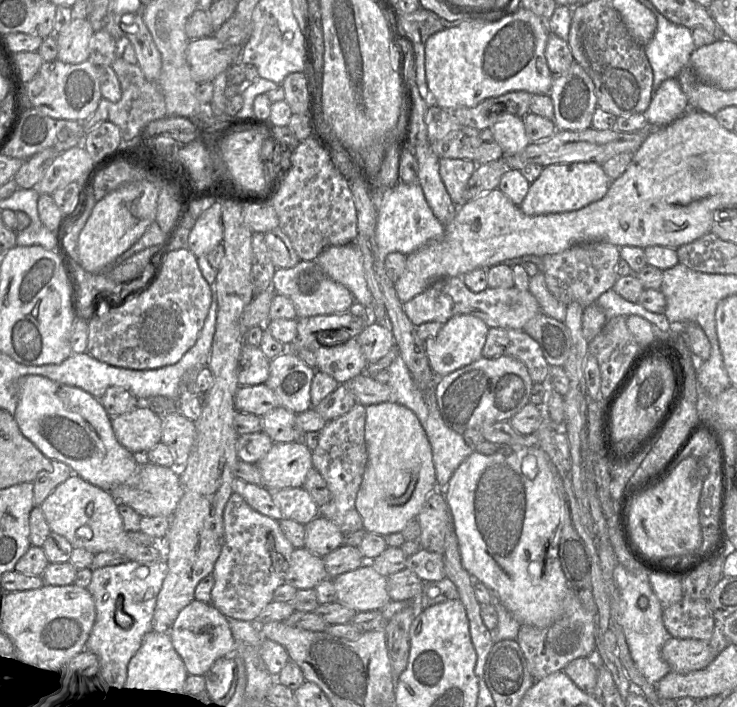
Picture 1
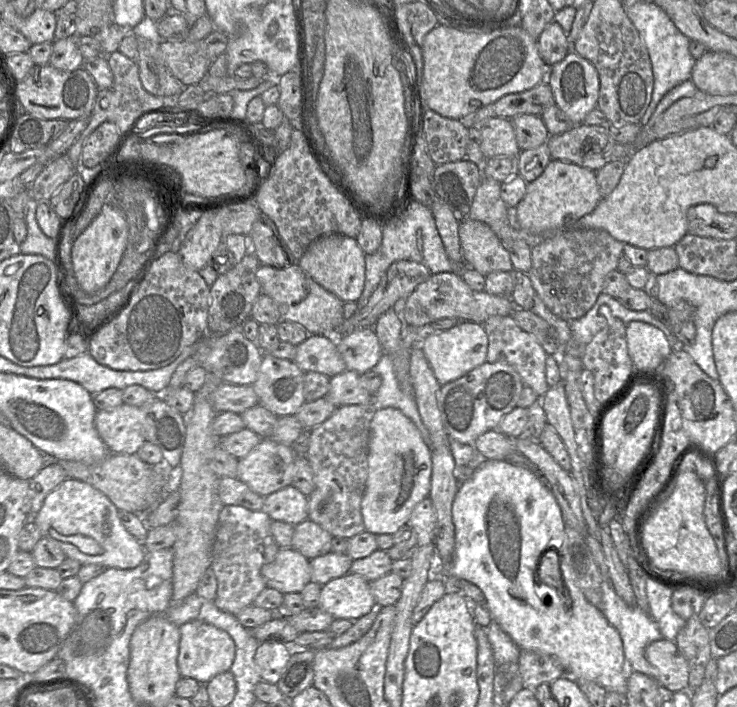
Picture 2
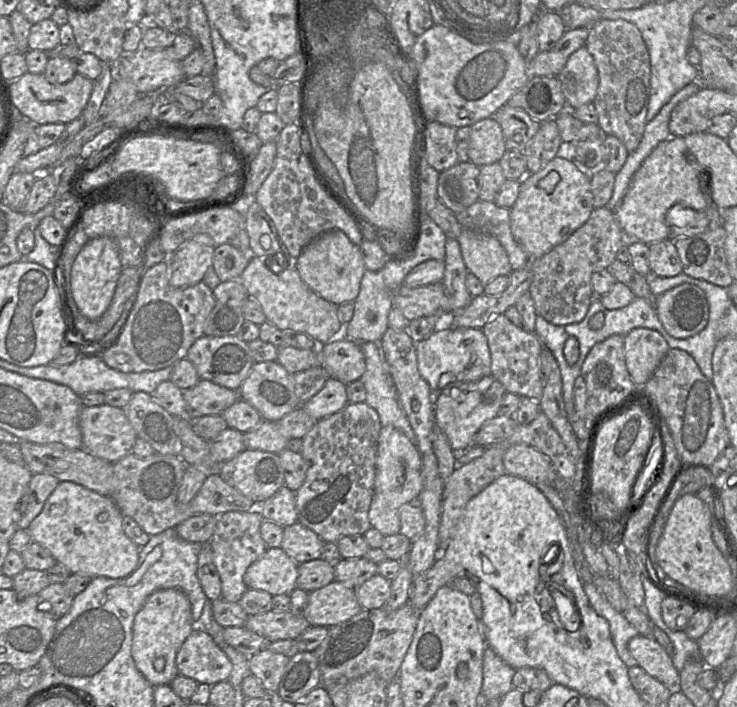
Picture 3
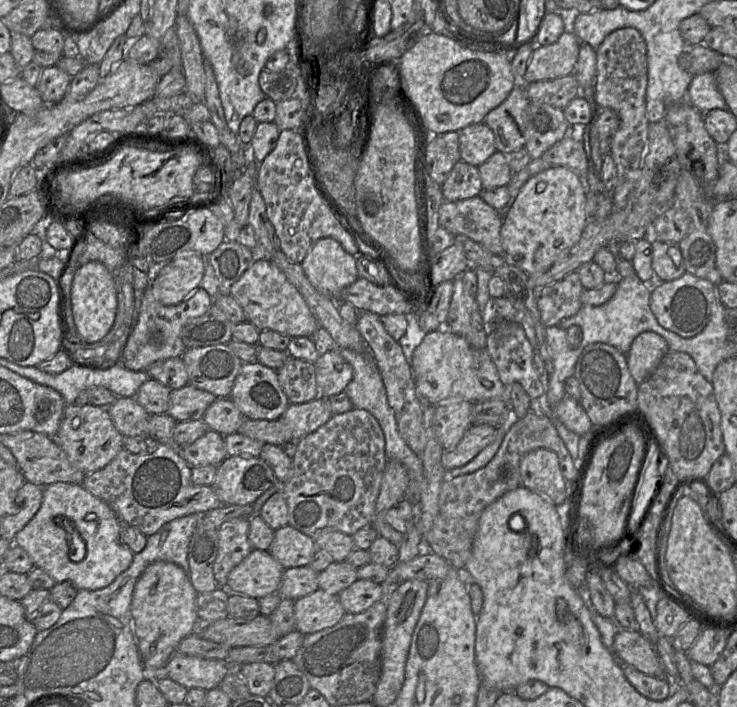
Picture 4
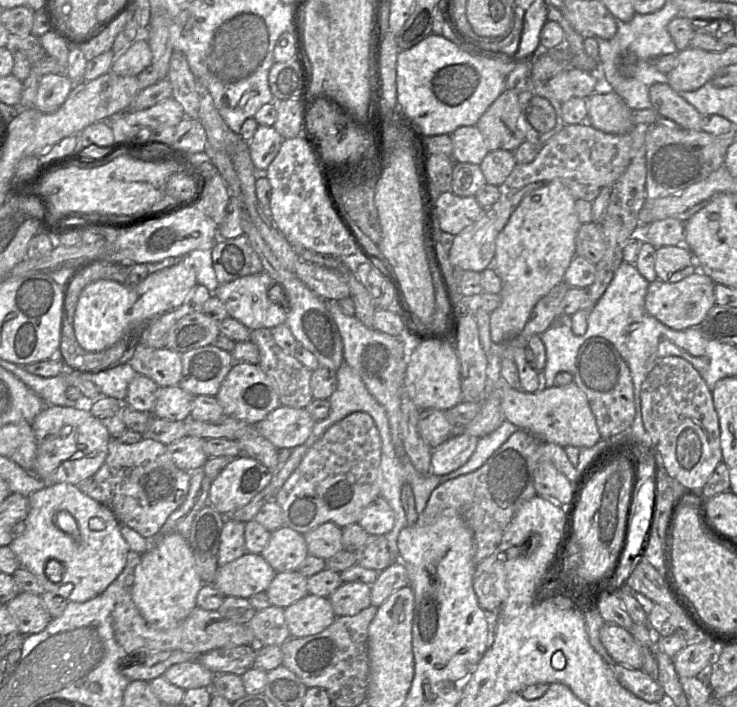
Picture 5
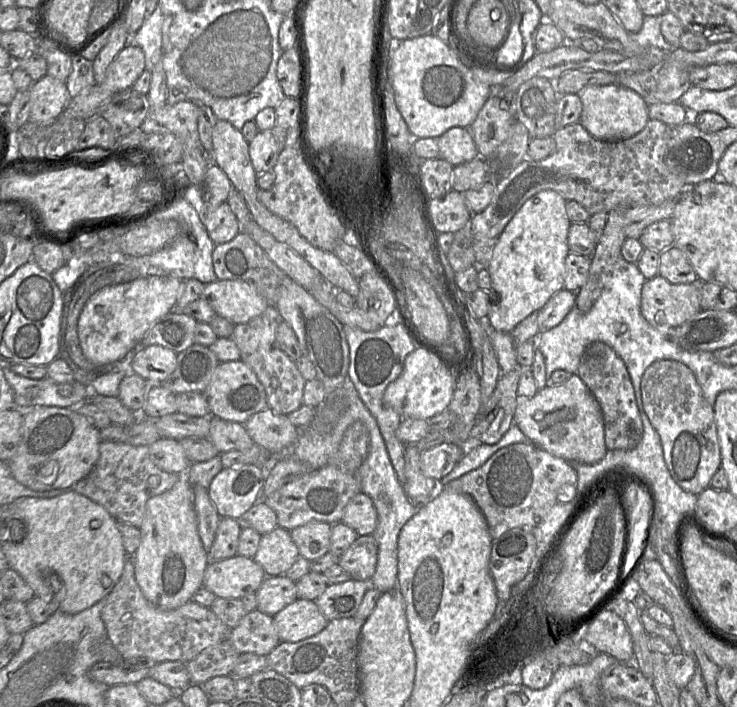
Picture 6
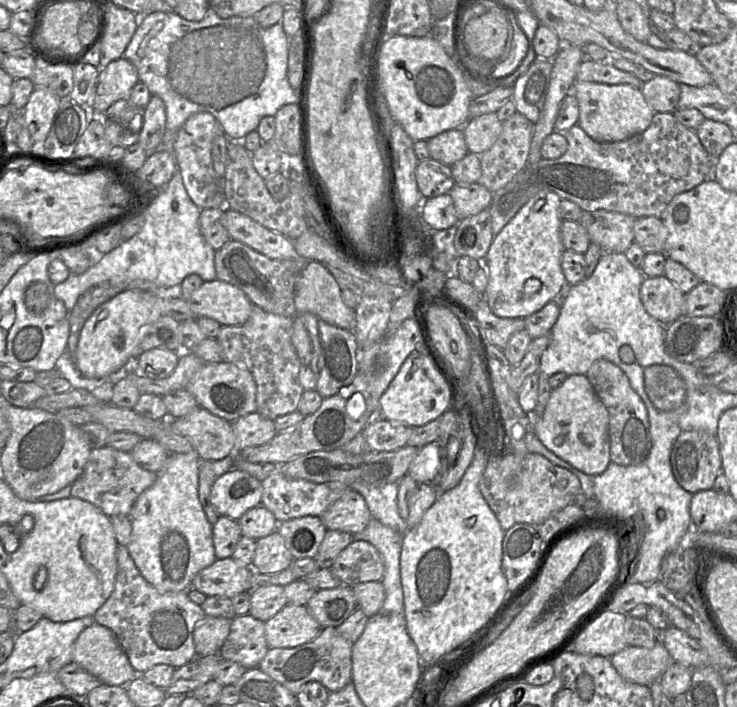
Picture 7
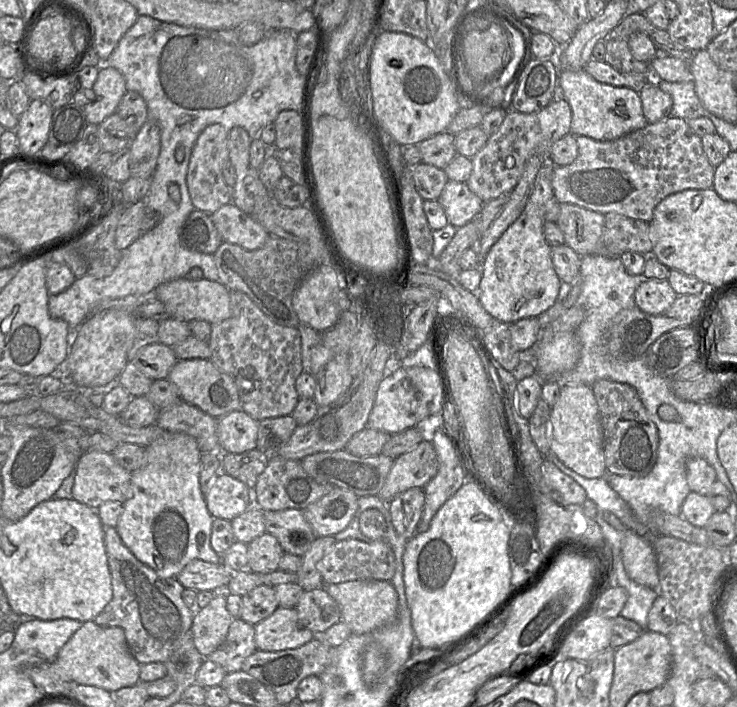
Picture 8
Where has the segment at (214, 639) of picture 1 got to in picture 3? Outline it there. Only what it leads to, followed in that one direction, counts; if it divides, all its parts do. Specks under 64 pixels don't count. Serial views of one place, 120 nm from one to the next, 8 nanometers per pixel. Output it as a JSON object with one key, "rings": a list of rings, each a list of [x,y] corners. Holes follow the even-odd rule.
{"rings":[[[195,627],[176,655],[180,675],[199,684],[214,685],[229,680],[232,663],[225,652],[205,630]]]}

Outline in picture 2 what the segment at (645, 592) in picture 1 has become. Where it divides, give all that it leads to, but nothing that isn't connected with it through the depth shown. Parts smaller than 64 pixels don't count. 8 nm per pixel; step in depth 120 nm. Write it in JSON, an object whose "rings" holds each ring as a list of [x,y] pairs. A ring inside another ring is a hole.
{"rings":[[[603,579],[601,583],[602,601],[599,608],[608,622],[614,626],[620,634],[623,643],[623,651],[627,662],[627,669],[643,673],[656,680],[657,670],[645,657],[646,647],[663,636],[649,613],[642,610],[638,605],[630,606],[615,592],[609,579]]]}

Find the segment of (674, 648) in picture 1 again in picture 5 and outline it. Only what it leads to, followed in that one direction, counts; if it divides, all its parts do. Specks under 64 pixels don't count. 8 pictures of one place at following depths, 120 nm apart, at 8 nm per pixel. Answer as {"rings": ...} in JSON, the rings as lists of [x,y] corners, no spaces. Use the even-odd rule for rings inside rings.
{"rings":[[[604,622],[599,637],[611,658],[632,669],[643,668],[643,654],[629,630],[614,623]]]}

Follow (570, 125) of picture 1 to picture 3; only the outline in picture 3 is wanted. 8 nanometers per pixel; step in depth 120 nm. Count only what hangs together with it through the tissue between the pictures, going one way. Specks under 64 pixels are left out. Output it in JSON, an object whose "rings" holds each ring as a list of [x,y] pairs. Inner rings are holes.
{"rings":[[[585,46],[570,55],[557,78],[569,110],[593,103],[599,77],[594,59]]]}

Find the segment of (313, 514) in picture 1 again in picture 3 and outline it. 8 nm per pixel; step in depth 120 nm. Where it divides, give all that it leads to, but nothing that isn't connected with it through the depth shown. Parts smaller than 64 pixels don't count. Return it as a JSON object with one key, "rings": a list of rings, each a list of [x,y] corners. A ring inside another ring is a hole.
{"rings":[[[285,485],[257,507],[264,520],[275,522],[282,527],[297,522],[295,492]]]}

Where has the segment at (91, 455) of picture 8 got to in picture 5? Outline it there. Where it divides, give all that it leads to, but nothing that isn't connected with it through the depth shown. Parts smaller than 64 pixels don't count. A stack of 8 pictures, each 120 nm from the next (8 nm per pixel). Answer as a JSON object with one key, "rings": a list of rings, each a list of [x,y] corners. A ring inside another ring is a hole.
{"rings":[[[112,438],[103,465],[77,487],[108,507],[120,524],[151,540],[158,535],[169,515],[183,503],[189,483],[190,473],[173,463],[167,445],[150,438],[142,438],[134,444],[124,444],[118,438]]]}

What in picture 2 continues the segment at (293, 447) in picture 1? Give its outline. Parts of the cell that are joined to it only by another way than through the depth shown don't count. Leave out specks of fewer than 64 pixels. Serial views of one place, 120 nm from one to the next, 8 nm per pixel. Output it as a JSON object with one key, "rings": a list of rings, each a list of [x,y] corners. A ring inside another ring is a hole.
{"rings":[[[262,439],[245,457],[238,460],[237,479],[262,497],[292,484],[297,455],[290,446]]]}

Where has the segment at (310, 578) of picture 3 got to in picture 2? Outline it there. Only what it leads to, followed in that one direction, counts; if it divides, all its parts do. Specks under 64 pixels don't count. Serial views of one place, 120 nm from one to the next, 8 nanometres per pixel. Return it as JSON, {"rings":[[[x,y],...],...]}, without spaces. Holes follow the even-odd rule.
{"rings":[[[329,553],[310,560],[311,581],[324,585],[350,572],[352,559],[346,553]]]}

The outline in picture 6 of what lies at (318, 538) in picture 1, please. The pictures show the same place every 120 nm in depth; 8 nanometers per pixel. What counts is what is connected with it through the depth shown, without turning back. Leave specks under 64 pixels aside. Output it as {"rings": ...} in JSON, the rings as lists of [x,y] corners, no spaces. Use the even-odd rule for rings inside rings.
{"rings":[[[277,526],[261,536],[253,559],[270,577],[284,575],[299,556],[298,548],[292,540],[290,532]]]}

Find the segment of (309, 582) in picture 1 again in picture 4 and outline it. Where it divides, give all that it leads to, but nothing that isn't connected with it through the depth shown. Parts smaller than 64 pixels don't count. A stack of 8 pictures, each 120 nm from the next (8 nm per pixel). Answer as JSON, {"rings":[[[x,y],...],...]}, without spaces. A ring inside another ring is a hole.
{"rings":[[[253,549],[229,572],[225,588],[258,599],[277,592],[284,570],[269,551]]]}

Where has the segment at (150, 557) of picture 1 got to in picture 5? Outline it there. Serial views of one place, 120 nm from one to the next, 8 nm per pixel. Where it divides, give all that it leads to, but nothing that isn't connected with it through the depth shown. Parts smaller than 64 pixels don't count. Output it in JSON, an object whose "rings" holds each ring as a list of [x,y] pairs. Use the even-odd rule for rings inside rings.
{"rings":[[[71,483],[47,485],[27,497],[29,512],[24,521],[25,529],[9,545],[20,567],[30,571],[45,592],[57,592],[61,586],[71,583],[70,602],[82,603],[101,594],[122,572],[131,554],[114,513]],[[61,511],[69,512],[75,519],[79,539],[74,539],[55,524],[56,516]],[[51,560],[57,560],[64,566],[64,575],[58,582],[51,582],[46,576],[46,565]]]}

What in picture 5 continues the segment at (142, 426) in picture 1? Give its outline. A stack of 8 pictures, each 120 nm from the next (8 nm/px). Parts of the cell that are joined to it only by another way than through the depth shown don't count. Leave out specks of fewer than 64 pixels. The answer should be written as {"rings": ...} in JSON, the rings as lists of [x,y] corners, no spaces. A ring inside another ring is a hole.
{"rings":[[[50,405],[30,423],[37,445],[33,473],[46,485],[63,482],[77,485],[94,475],[108,455],[108,444],[112,437],[89,410]]]}

